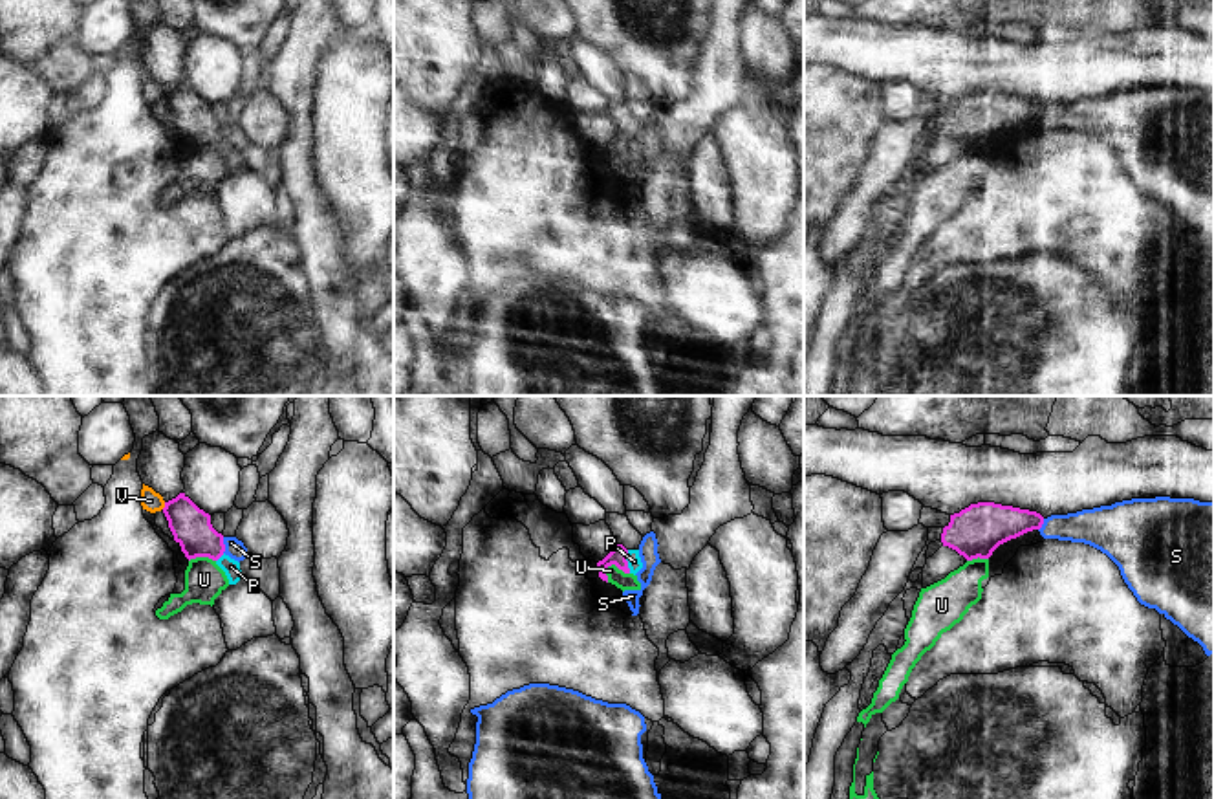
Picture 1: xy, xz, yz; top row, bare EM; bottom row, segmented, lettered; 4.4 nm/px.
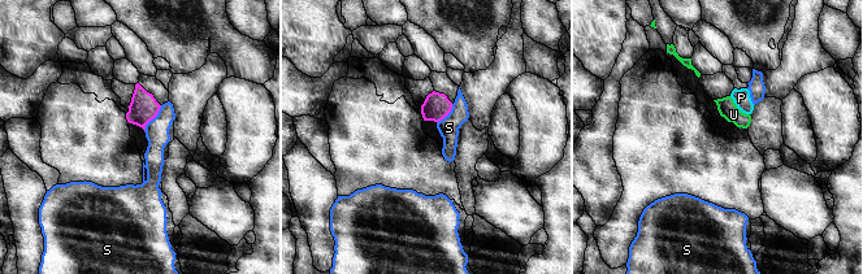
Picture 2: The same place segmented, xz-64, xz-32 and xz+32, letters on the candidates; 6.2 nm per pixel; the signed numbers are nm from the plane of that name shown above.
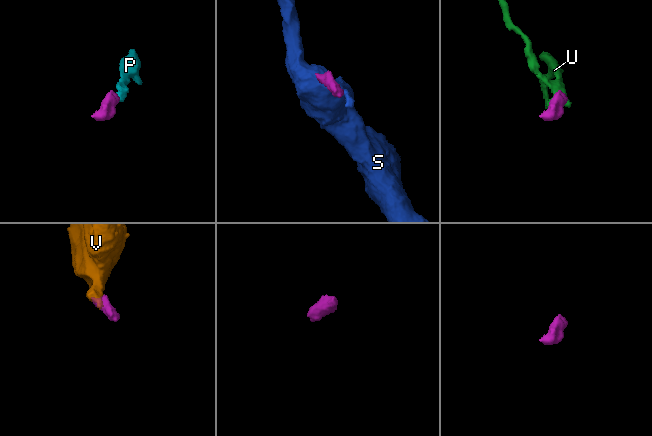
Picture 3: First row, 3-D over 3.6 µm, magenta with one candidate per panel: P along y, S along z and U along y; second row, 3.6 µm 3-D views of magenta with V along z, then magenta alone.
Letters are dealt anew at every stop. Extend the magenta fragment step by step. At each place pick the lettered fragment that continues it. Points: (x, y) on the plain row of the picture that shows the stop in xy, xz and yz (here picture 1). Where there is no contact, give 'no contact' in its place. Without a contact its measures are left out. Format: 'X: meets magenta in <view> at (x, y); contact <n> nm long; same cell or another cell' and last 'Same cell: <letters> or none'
P: meets magenta in xz at (627, 151); contact 110 nm long; same cell
S: meets magenta in xy at (224, 134); contact 70 nm long; another cell
U: meets magenta in xz at (616, 154); contact 120 nm long; another cell
V: meets magenta in xy at (165, 96); contact 40 nm long; another cell
Same cell: P

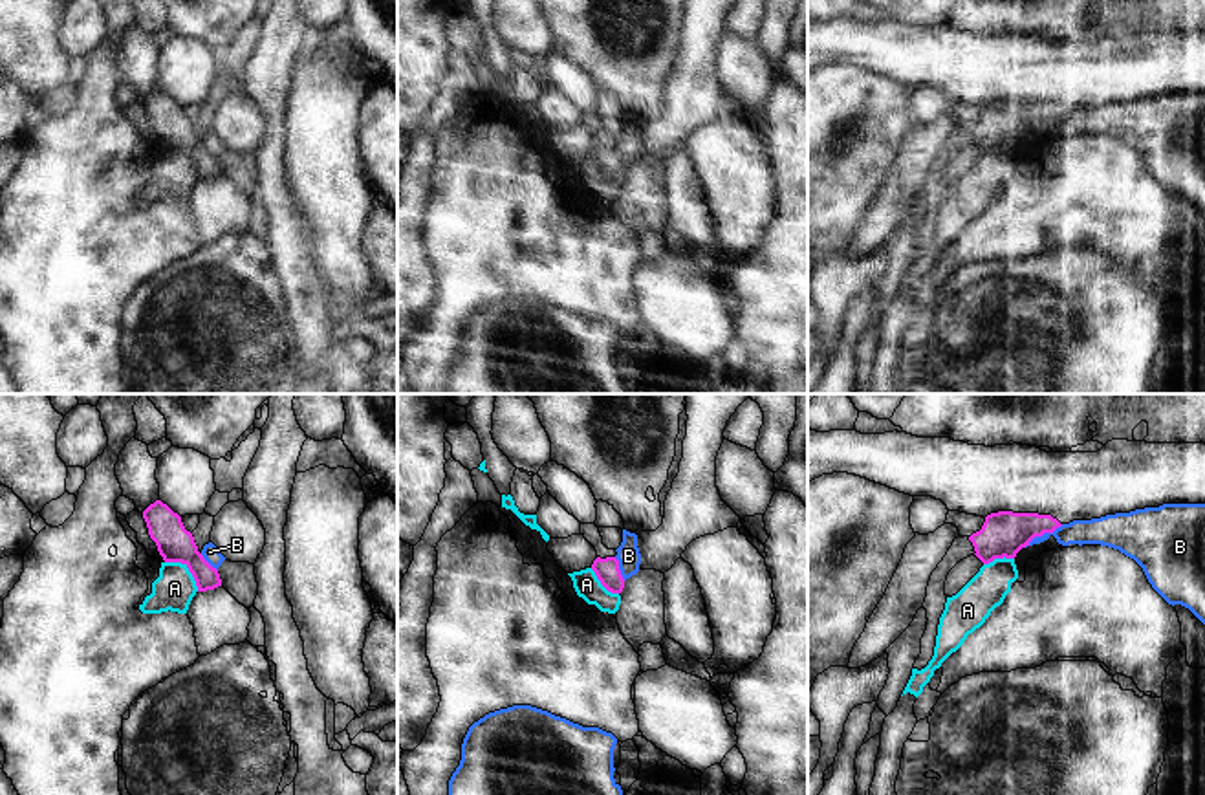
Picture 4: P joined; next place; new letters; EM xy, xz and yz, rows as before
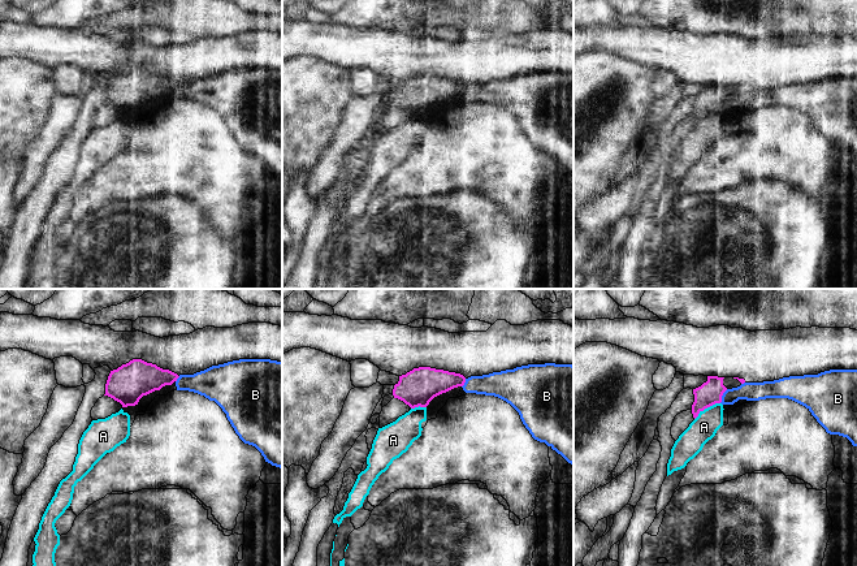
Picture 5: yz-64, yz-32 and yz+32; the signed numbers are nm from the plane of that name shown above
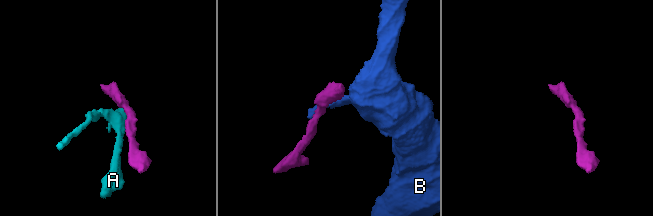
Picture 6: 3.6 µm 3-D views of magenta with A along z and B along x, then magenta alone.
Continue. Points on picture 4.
A: meets magenta in xy at (187, 156); contact 200 nm long; another cell
B: meets magenta in yz at (1042, 123); contact 200 nm long; another cell
Same cell: none

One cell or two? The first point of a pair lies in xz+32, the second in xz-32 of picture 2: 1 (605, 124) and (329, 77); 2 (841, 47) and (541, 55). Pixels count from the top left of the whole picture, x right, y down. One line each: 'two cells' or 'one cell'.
1: two cells
2: two cells

